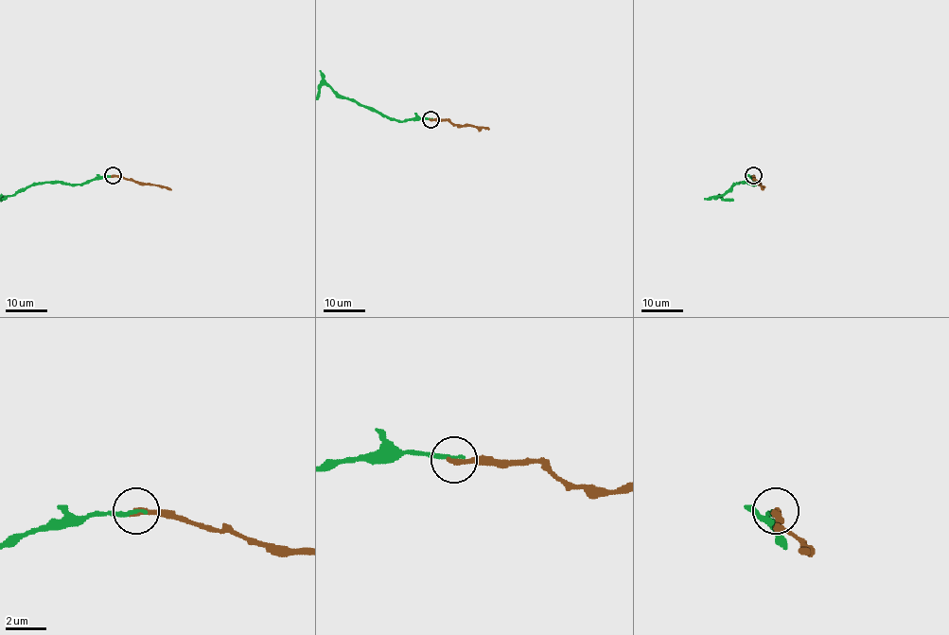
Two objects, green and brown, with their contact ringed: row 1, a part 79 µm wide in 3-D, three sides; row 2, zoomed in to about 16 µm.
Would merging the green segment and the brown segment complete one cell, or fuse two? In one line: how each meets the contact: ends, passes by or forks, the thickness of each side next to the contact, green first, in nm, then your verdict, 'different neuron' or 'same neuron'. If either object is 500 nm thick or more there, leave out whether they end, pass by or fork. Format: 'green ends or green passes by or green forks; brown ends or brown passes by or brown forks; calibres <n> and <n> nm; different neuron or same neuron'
green ends; brown ends; calibres 220 and 300 nm; same neuron

